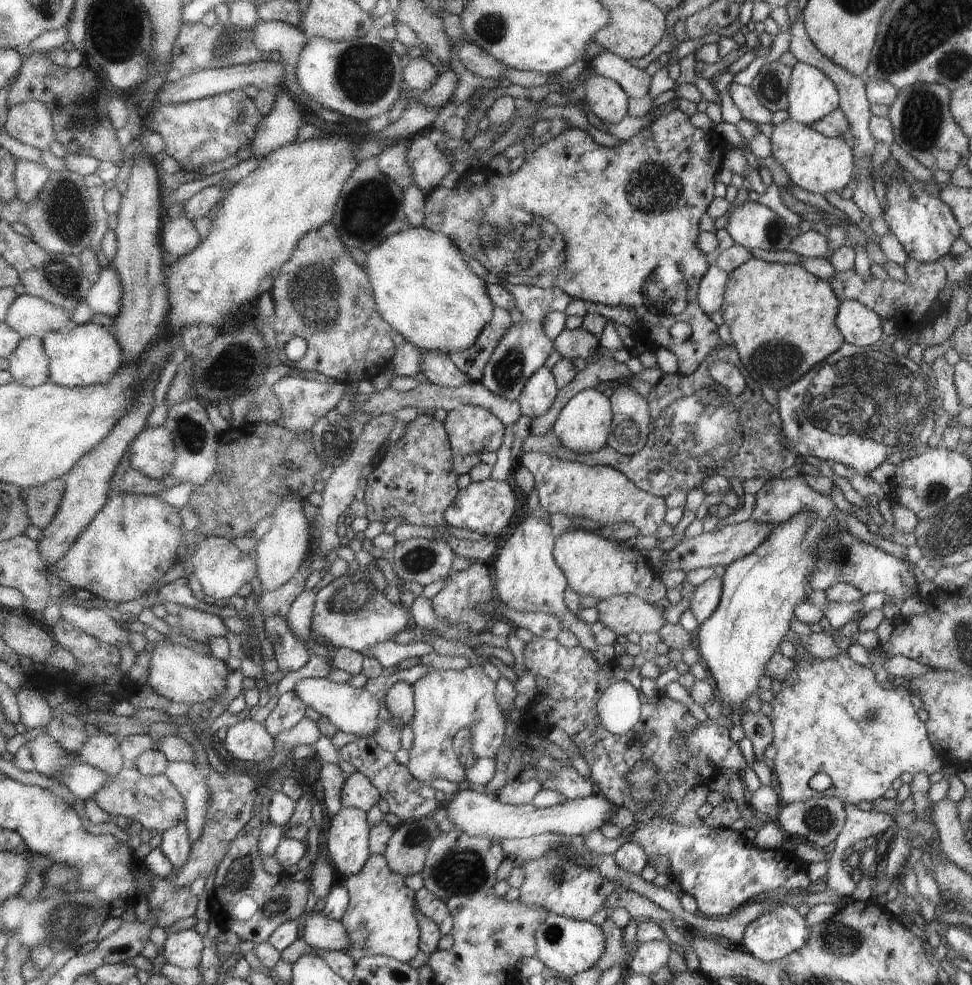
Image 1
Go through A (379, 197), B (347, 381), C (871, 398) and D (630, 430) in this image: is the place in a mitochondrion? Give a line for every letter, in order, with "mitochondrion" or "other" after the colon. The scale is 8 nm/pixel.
A: mitochondrion
B: other
C: mitochondrion
D: mitochondrion

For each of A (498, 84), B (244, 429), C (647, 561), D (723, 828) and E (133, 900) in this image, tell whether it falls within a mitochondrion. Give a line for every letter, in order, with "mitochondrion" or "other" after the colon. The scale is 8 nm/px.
A: other
B: other
C: other
D: other
E: other

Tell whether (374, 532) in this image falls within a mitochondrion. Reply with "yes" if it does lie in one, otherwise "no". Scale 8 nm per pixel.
no

